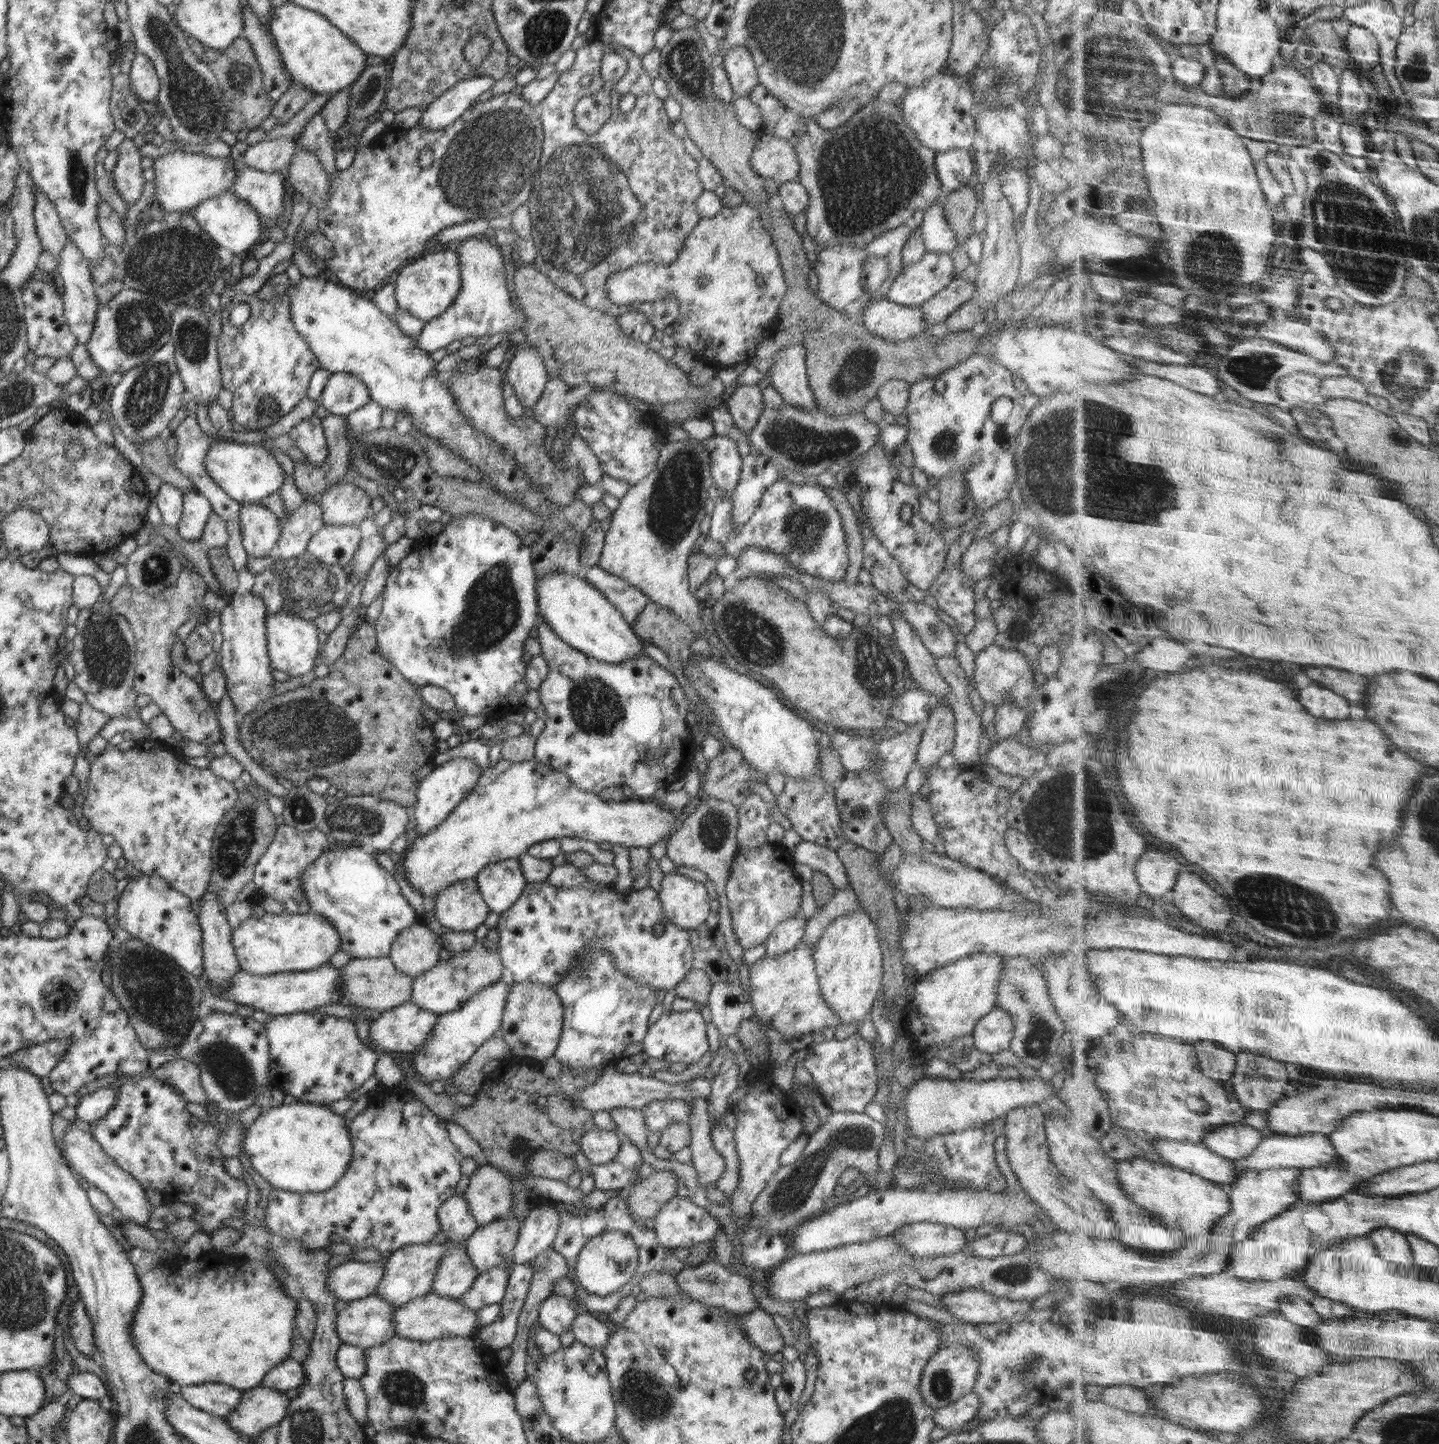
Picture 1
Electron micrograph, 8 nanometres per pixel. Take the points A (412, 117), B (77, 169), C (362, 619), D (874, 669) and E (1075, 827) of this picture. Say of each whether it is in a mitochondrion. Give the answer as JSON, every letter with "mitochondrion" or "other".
{"A":"other","B":"mitochondrion","C":"other","D":"mitochondrion","E":"mitochondrion"}

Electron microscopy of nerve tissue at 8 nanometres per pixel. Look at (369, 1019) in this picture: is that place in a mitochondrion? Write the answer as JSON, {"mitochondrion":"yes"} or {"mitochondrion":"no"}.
{"mitochondrion":"no"}

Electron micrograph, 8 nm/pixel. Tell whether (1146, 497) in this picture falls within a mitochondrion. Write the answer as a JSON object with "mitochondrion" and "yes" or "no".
{"mitochondrion":"yes"}

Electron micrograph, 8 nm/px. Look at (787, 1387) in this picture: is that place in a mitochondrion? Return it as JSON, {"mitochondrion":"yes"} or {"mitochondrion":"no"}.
{"mitochondrion":"no"}

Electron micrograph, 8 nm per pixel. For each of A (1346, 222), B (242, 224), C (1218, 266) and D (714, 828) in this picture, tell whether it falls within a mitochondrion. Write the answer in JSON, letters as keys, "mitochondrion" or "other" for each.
{"A":"mitochondrion","B":"other","C":"mitochondrion","D":"mitochondrion"}

